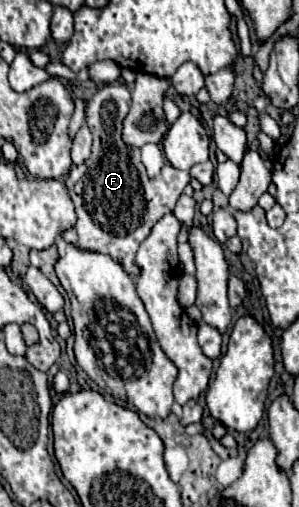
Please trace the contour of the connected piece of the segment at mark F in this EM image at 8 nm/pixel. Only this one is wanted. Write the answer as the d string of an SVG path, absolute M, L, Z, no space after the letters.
M120 82L102 84L86 102L86 126L94 136L92 156L78 168L70 170L66 188L76 206L78 246L110 254L128 274L136 276L138 268L134 266L134 254L142 238L150 234L150 226L154 226L154 222L174 210L184 186L190 182L190 174L166 164L158 178L150 180L146 176L140 162L140 150L132 150L120 138L122 120L128 114L128 108L130 90Z

